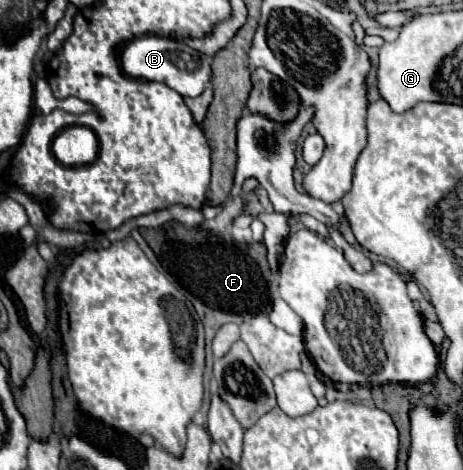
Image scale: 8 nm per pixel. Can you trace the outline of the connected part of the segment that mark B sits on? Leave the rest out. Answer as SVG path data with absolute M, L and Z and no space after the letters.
M139 36L127 44L121 56L123 72L131 78L163 82L181 96L199 96L211 78L211 58L193 48L161 36Z

